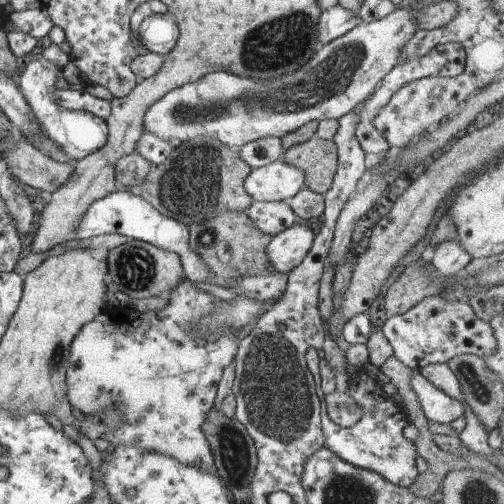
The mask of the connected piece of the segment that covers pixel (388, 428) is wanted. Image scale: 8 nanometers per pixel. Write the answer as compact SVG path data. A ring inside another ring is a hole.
M362 367L358 370L358 376L350 380L348 393L363 412L360 420L349 427L341 427L332 422L327 413L324 396L320 395L322 402L321 428L325 438L324 448L330 449L342 460L357 467L377 472L395 485L409 487L420 472L416 462L419 454L416 452L414 441L406 439L402 433L404 427L410 423L406 409L388 397Z

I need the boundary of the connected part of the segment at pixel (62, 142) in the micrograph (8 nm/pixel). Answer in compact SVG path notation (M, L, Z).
M41 57L26 59L26 69L19 78L19 91L32 107L34 116L43 130L43 135L57 144L71 159L79 161L93 152L100 150L108 138L108 125L103 118L88 111L71 111L63 109L55 100L55 82L60 68Z

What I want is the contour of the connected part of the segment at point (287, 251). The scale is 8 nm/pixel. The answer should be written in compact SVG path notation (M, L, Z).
M298 222L290 228L274 235L272 240L268 243L266 253L268 262L272 266L271 271L282 273L287 276L293 268L296 268L304 260L304 257L308 252L310 252L314 237L315 234L312 232L312 229L306 226L301 226Z

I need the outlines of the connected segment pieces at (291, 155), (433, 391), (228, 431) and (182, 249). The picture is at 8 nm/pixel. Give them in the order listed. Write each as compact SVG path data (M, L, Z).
M314 136L309 141L291 146L284 152L283 159L305 174L305 186L312 192L319 195L329 192L338 164L337 146L333 140L322 140L320 137Z
M418 371L411 380L412 388L417 394L423 413L430 422L451 424L464 414L464 403L454 400Z
M212 409L204 421L202 430L208 439L217 474L224 485L228 489L234 488L234 490L248 488L257 467L257 450L246 427L239 420L236 420L235 416L227 418L220 410Z
M116 190L104 198L93 202L79 223L77 238L89 240L100 234L124 234L128 239L144 241L162 250L172 251L180 255L183 274L194 282L208 282L211 278L209 266L205 260L190 248L189 228L182 222L159 212L150 202L127 190Z

